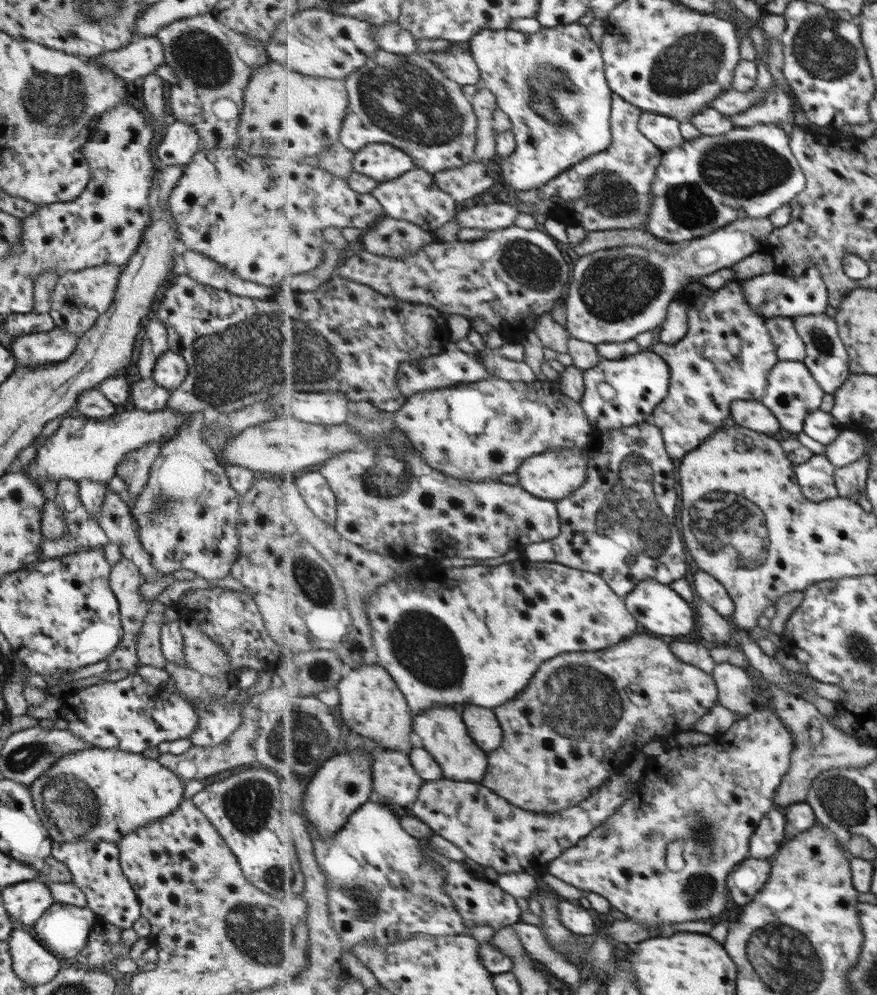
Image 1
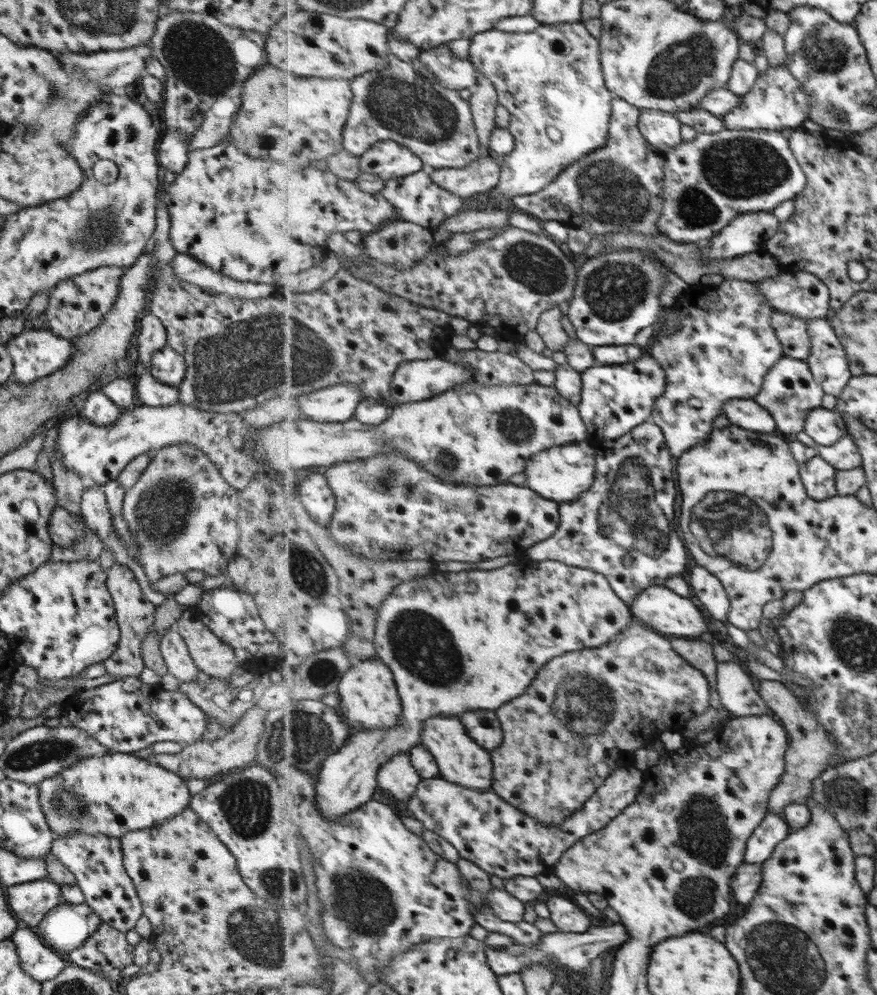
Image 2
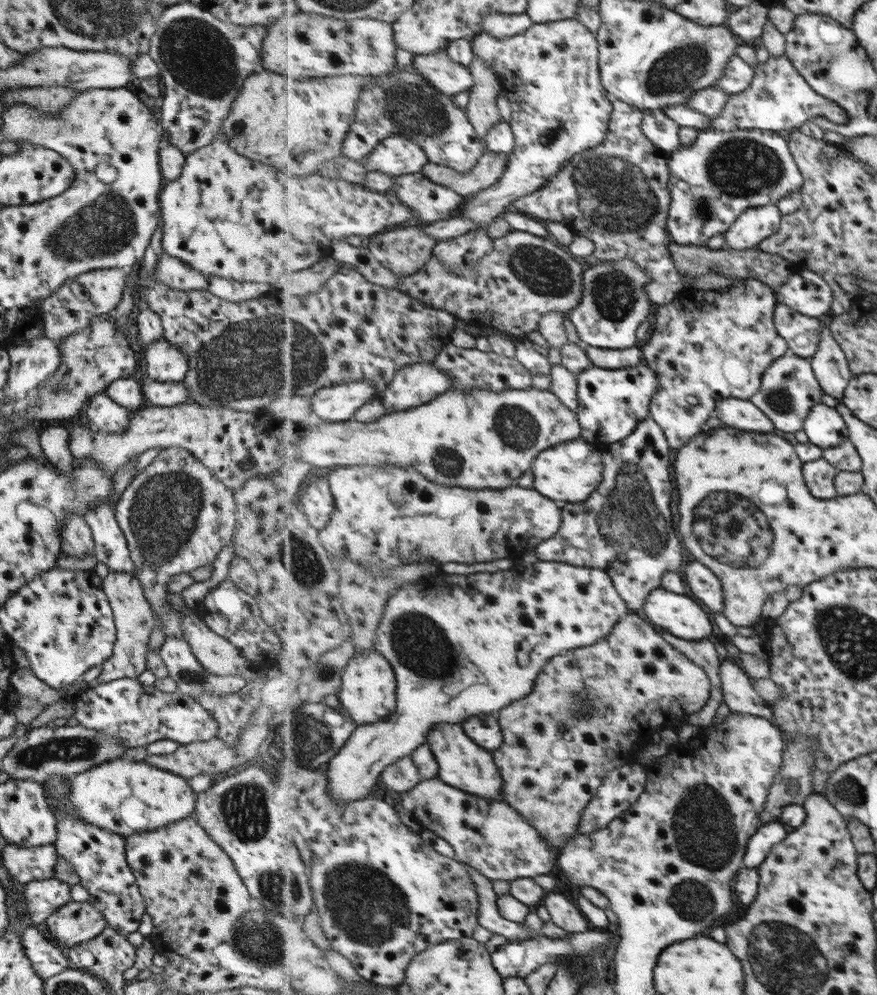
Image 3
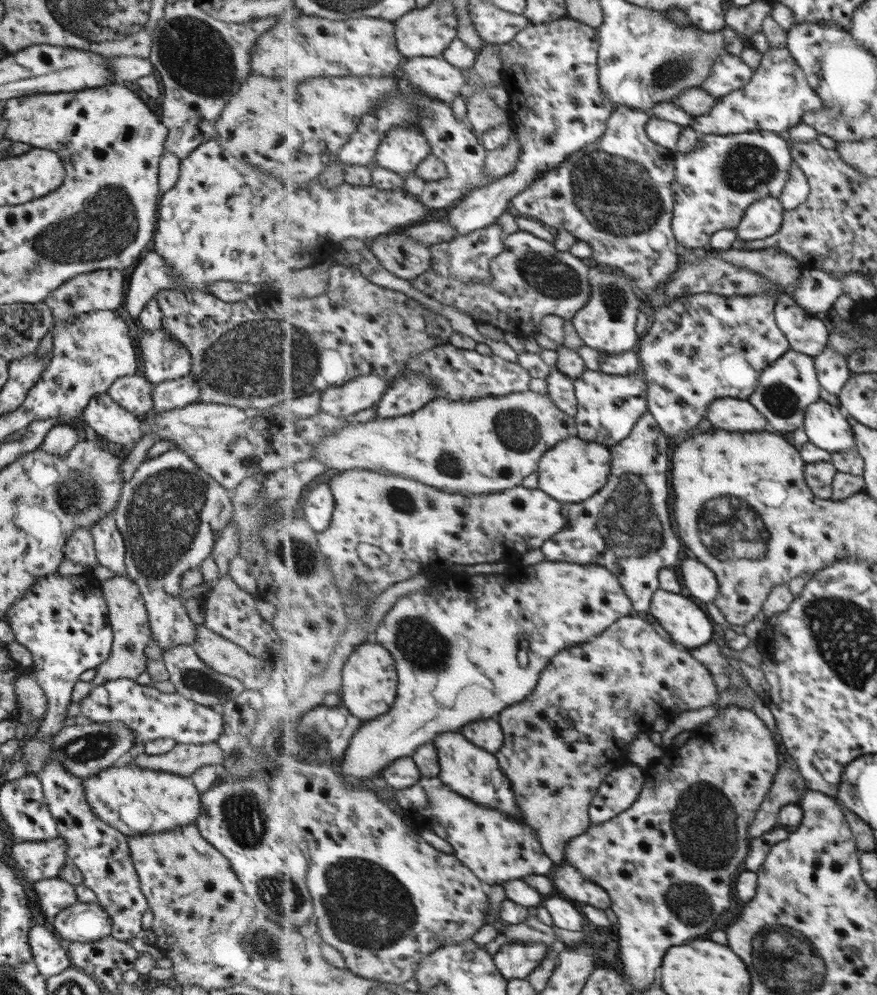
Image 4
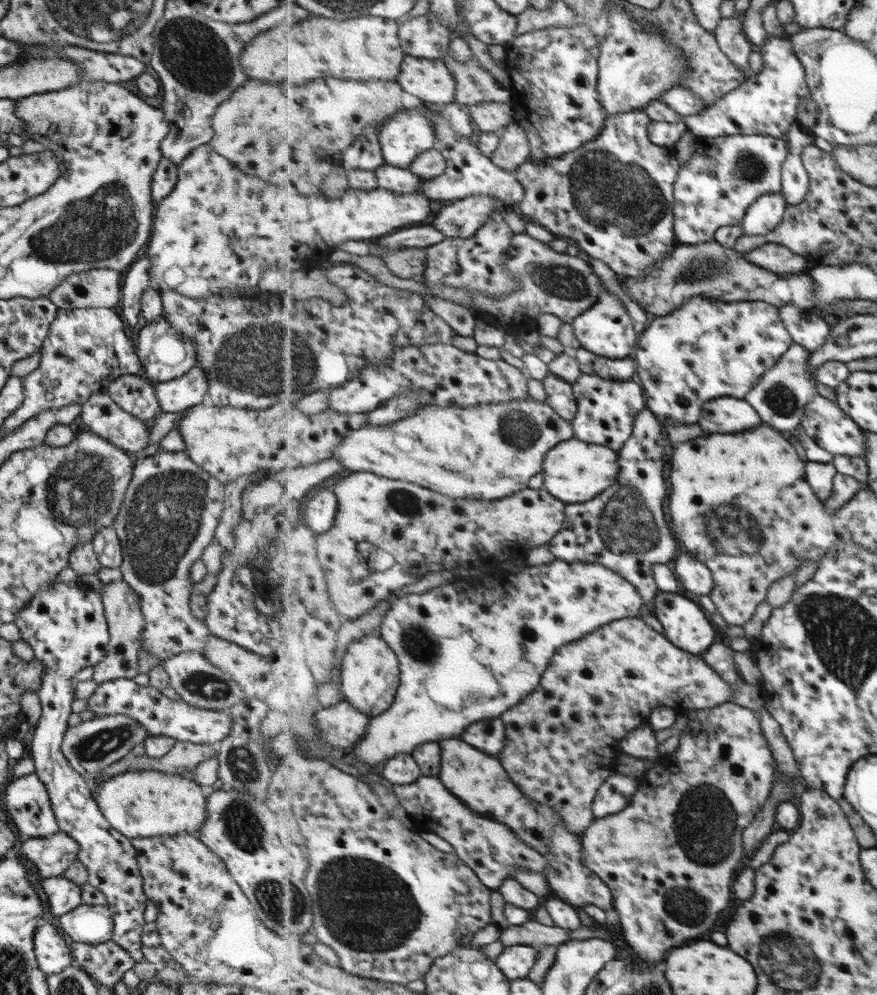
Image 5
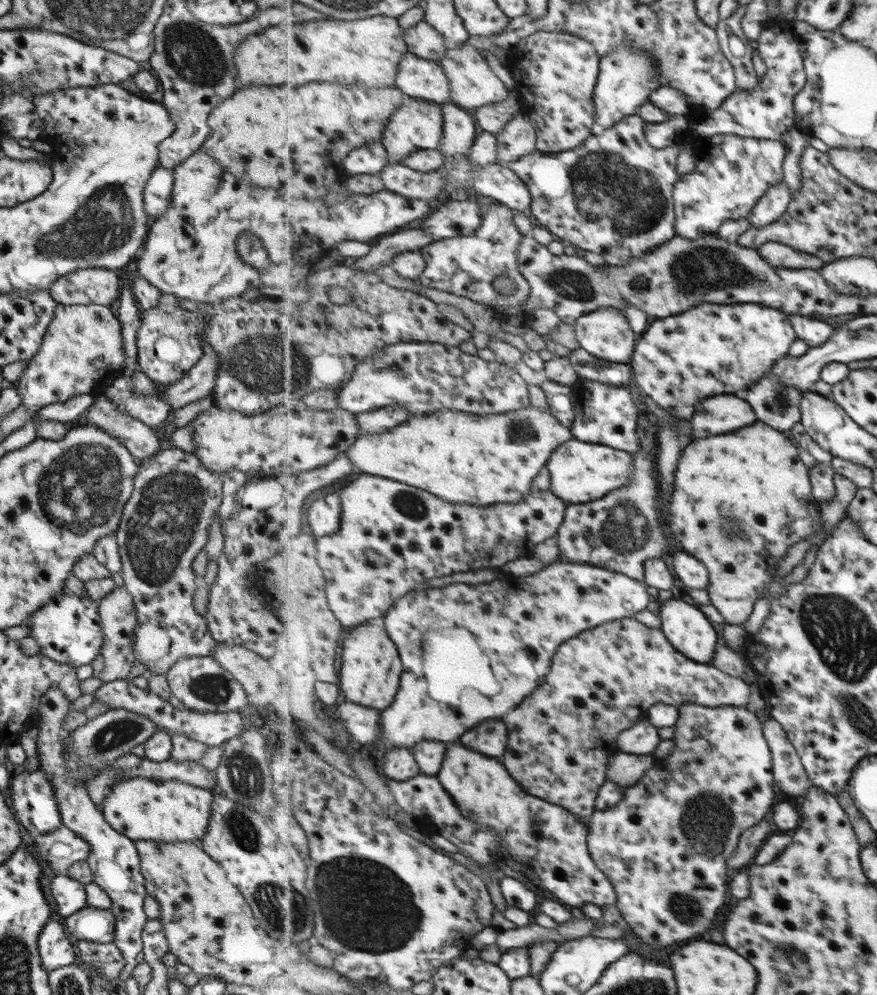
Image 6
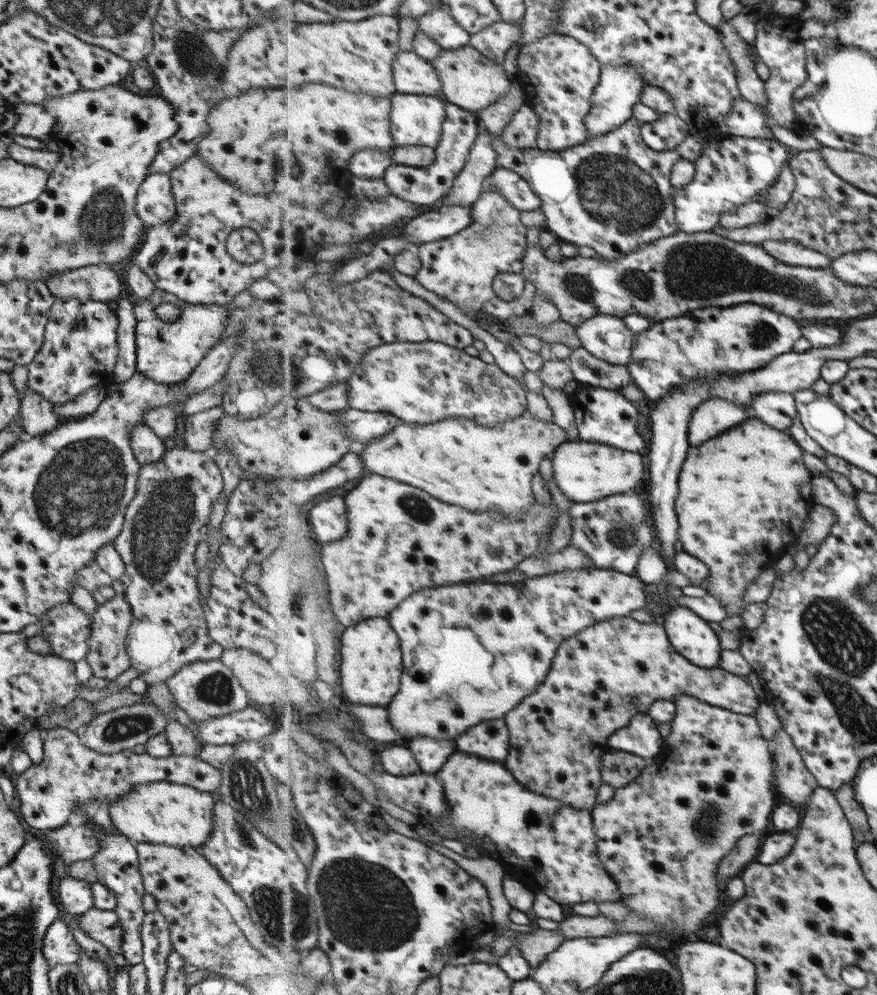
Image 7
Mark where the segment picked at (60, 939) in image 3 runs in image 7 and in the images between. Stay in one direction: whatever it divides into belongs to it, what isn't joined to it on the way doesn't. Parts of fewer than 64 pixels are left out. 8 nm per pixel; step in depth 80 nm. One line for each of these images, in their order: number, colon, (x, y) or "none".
4: (81, 922)
5: (91, 924)
6: (90, 924)
7: (103, 926)

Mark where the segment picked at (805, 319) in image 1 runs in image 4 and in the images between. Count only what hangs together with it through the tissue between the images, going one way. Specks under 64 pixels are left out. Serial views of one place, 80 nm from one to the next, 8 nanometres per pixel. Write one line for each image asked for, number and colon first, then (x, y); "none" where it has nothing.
2: (829, 363)
3: (832, 368)
4: (833, 370)

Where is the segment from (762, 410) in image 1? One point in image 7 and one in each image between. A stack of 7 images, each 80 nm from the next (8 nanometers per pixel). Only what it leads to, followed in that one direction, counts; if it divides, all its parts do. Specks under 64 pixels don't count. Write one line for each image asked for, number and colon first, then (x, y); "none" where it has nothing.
2: (746, 413)
3: (739, 413)
4: (738, 415)
5: (727, 414)
6: (724, 413)
7: (712, 418)

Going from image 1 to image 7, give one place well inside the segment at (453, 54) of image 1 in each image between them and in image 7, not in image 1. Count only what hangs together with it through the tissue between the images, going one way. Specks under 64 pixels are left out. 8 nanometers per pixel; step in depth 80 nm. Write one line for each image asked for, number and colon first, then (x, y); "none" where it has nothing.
2: (454, 72)
3: (450, 77)
4: (435, 77)
5: (431, 80)
6: (418, 77)
7: (413, 74)

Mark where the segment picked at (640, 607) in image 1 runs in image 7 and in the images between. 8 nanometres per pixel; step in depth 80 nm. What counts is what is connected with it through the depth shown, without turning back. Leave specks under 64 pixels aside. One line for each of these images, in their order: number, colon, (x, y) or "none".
2: (664, 610)
3: (679, 614)
4: (688, 625)
5: (689, 626)
6: (686, 626)
7: (691, 635)

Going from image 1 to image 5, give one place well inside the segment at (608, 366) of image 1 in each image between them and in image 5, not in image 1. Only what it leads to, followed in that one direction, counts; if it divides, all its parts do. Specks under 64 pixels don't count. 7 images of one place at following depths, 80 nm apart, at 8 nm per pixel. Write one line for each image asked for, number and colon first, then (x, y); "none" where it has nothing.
2: (637, 385)
3: (612, 403)
4: (609, 405)
5: (607, 409)

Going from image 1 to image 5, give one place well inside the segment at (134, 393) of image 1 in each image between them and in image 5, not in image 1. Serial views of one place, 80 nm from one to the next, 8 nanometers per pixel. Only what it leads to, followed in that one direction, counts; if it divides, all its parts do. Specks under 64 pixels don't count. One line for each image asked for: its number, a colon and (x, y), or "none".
2: (148, 392)
3: (161, 394)
4: (171, 394)
5: (179, 394)

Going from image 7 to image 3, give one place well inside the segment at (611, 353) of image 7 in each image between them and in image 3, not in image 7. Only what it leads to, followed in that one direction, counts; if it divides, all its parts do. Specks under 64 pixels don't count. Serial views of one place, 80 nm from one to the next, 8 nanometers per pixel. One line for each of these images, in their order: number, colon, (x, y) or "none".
3: (615, 302)
4: (607, 323)
5: (606, 328)
6: (606, 334)

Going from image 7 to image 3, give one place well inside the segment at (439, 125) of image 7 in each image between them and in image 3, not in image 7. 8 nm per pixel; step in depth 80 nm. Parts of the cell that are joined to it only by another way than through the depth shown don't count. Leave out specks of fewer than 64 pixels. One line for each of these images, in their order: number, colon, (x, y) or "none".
3: (397, 155)
4: (403, 150)
5: (410, 132)
6: (418, 125)

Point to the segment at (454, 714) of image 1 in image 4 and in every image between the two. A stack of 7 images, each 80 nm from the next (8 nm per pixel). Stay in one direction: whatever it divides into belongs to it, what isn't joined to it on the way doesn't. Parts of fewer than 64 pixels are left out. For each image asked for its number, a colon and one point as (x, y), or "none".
2: (461, 760)
3: (464, 764)
4: (475, 772)

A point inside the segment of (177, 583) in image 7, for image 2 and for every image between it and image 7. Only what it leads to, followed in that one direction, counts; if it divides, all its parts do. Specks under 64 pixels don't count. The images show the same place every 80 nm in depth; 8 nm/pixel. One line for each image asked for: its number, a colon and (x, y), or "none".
2: (182, 515)
3: (174, 515)
4: (169, 513)
5: (170, 508)
6: (164, 523)

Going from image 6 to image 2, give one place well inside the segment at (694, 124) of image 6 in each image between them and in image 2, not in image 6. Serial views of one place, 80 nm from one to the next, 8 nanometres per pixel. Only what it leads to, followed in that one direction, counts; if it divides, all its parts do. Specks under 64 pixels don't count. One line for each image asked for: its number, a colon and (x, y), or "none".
2: (778, 101)
3: (780, 99)
4: (775, 99)
5: (766, 104)

